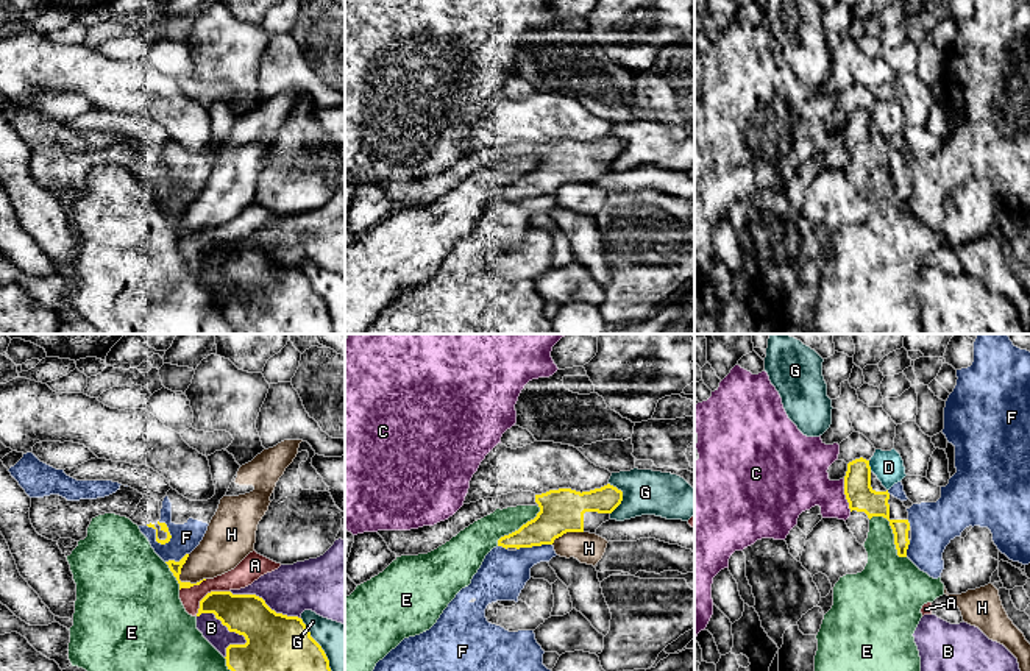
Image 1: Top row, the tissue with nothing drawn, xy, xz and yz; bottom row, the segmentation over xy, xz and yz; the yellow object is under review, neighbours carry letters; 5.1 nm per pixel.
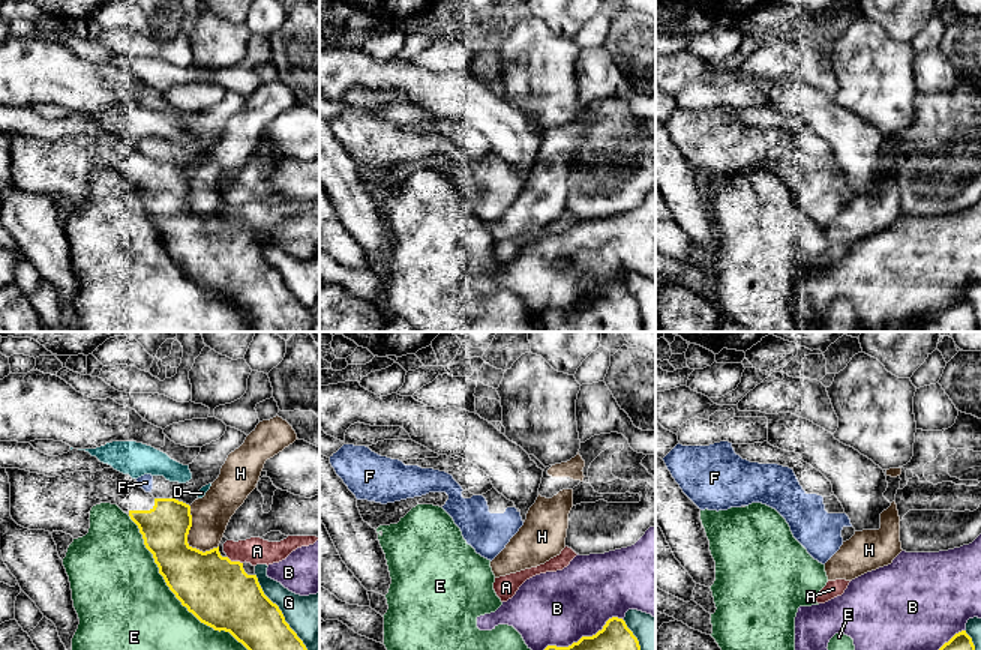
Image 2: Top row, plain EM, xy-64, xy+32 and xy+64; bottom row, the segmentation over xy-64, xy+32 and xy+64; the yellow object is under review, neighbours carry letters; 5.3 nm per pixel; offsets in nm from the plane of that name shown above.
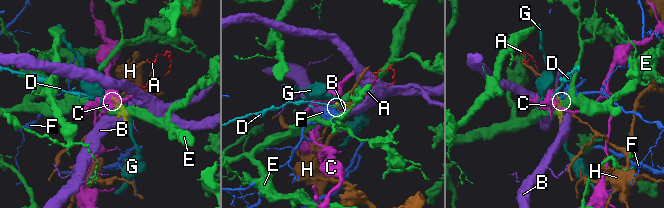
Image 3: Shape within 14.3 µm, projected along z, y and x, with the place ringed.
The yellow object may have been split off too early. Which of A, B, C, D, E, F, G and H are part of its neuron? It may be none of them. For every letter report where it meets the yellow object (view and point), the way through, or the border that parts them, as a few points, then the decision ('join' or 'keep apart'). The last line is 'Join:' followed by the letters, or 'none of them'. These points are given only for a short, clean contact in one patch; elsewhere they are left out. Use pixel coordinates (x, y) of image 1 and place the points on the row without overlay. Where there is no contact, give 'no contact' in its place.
A: contact xy (206, 245); border xy (228, 241), (211, 241), (200, 252), (195, 266); keep apart
B: contact xy (223, 275); keep apart
C: contact yz (845, 144); keep apart
D: contact yz (868, 116); keep apart
E: contact yz (893, 183); keep apart
F: contact xy (156, 189); keep apart
G: contact xy (323, 301); keep apart
H: contact xy (180, 223); border xy (189, 205), (181, 219), (180, 230), (195, 234); keep apart
Join: none of them

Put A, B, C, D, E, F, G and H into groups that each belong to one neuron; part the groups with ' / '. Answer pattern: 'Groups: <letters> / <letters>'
Groups: A / B / C / D / E / F / G / H

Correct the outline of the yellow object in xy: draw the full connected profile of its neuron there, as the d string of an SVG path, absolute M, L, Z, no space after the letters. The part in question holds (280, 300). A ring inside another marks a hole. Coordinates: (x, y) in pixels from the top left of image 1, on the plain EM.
M231 242L208 243L197 267L201 264L214 264L229 282L245 287L247 293L229 295L225 307L239 334L334 334L329 311L301 268L276 264L256 245Z

